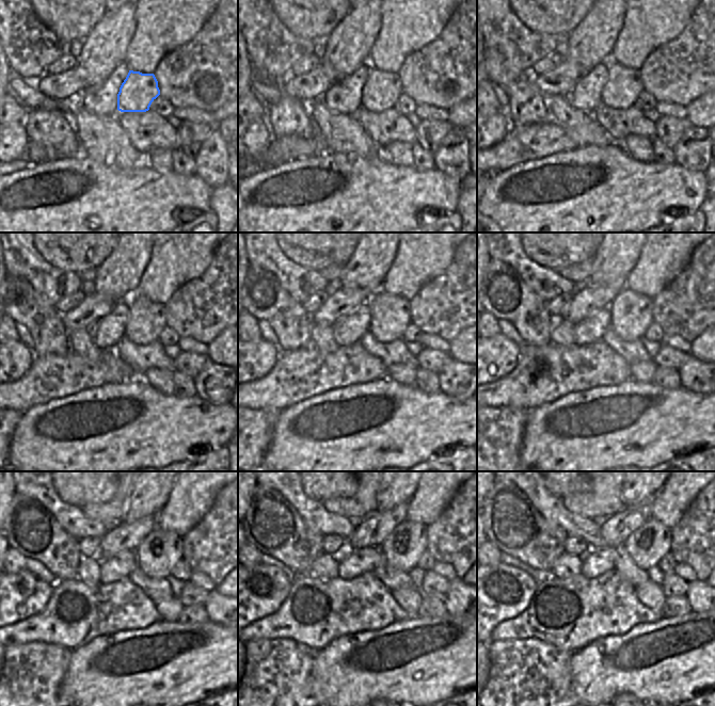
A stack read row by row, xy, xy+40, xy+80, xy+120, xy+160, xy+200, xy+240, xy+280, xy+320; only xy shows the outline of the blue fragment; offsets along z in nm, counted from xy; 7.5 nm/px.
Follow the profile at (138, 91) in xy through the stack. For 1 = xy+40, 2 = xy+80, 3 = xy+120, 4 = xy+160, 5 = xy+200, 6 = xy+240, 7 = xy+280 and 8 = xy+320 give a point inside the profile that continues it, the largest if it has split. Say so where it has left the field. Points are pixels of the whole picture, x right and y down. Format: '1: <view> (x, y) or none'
1: xy+40 (381, 90)
2: xy+80 (623, 85)
3: xy+120 (146, 321)
4: xy+160 (390, 314)
5: xy+200 (631, 314)
6: xy+240 (157, 555)
7: xy+280 (402, 548)
8: xy+320 (647, 545)

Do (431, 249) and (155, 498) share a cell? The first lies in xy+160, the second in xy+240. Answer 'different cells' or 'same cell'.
different cells

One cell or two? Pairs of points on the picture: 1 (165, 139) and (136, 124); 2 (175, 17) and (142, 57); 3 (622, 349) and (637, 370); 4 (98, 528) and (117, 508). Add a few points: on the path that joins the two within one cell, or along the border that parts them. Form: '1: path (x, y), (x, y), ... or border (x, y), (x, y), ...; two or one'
1: path (158, 133), (143, 128); one
2: path (165, 27), (147, 47); one
3: border (652, 358), (646, 362), (630, 364); two
4: border (81, 509), (91, 518), (110, 526); two

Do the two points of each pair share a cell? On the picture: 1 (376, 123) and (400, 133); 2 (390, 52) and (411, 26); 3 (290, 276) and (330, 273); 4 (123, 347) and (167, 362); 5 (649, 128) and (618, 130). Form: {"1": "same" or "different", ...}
{"1": "same", "2": "same", "3": "different", "4": "same", "5": "same"}

